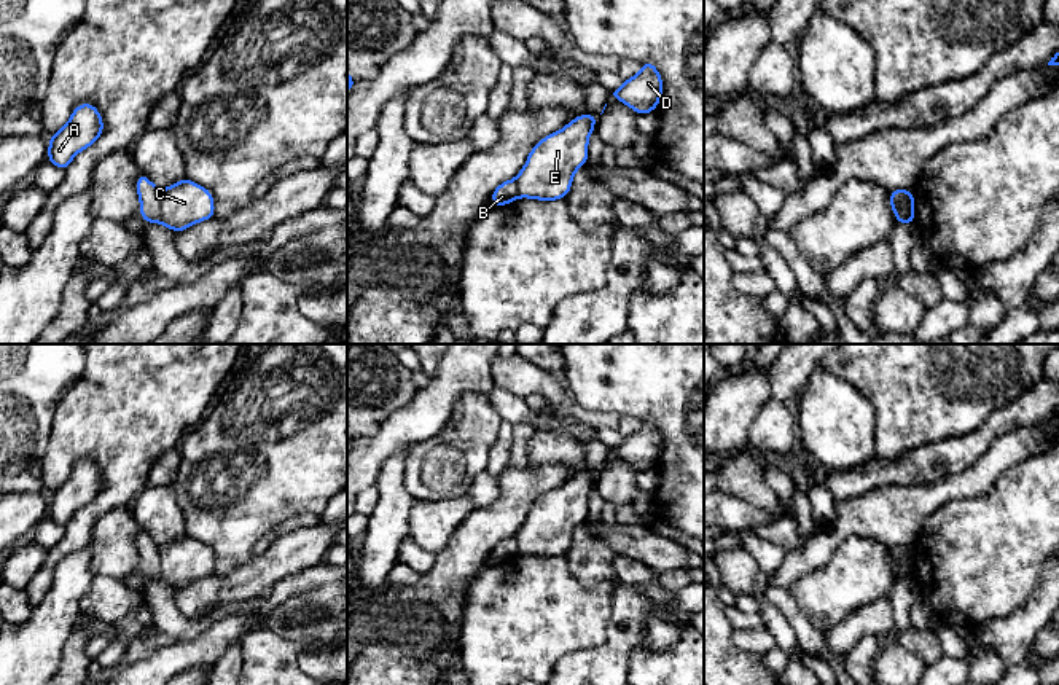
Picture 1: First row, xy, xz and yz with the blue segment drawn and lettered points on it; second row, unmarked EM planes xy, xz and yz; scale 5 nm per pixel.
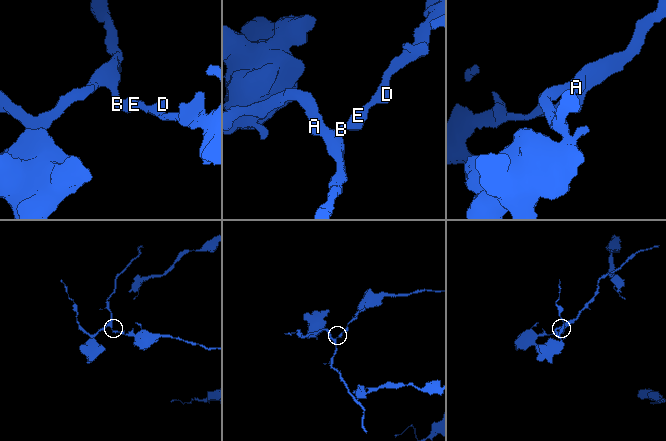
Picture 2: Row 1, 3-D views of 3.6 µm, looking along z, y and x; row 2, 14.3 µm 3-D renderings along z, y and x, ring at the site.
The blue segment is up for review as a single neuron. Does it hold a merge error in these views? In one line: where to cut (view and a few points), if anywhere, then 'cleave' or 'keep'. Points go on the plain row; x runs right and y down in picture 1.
cut in yz along (910, 548), (905, 574), (911, 580); cleave

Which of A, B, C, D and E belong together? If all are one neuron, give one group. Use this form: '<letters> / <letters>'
A B / C D E

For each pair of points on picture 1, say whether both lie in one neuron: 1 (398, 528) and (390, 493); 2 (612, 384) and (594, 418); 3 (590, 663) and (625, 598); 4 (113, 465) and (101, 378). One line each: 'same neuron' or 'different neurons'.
1: same neuron
2: different neurons
3: same neuron
4: same neuron

